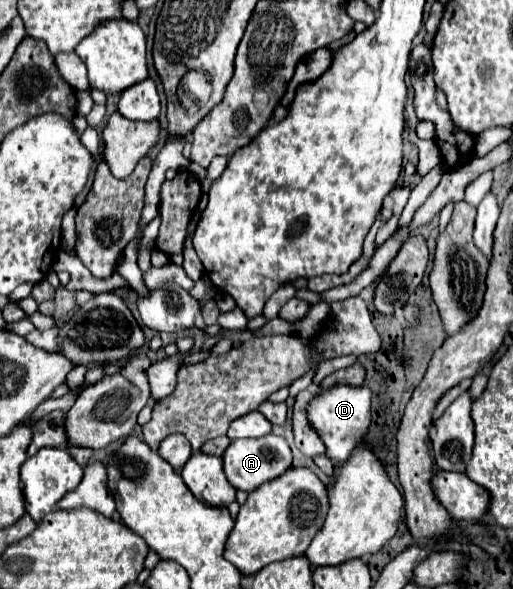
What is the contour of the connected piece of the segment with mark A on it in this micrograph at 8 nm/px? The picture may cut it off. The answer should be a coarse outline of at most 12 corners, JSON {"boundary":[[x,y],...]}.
{"boundary":[[282,436],[232,440],[224,474],[252,492],[292,466]]}

